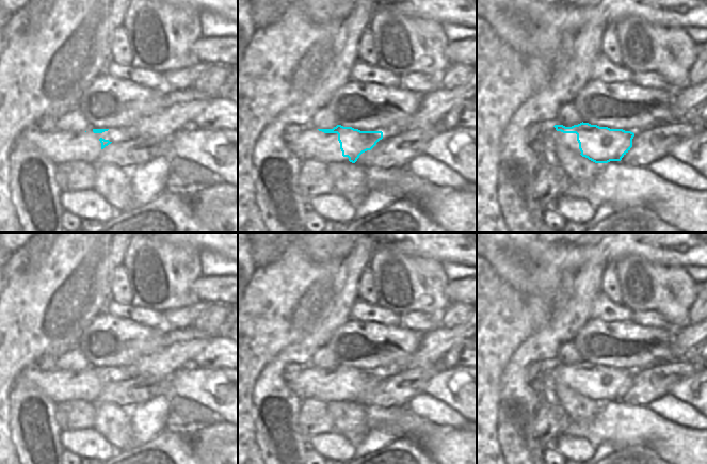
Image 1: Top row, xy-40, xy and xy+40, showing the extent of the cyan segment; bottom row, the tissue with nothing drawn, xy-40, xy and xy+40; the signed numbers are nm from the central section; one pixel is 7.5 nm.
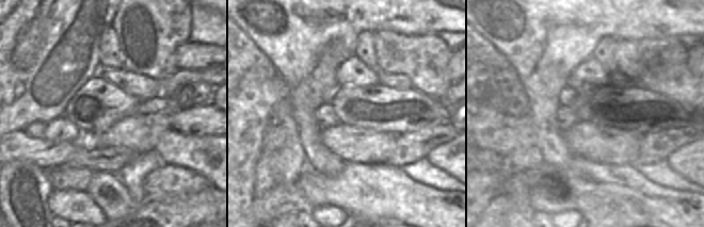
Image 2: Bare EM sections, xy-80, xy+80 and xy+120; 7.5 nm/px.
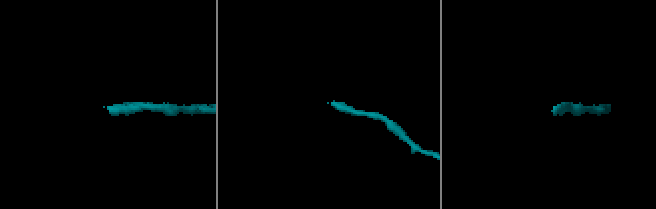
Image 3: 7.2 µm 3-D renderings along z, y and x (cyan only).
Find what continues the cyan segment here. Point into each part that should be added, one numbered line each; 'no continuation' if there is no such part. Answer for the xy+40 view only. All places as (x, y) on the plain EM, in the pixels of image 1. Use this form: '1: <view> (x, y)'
1: xy+40 (569, 379)

